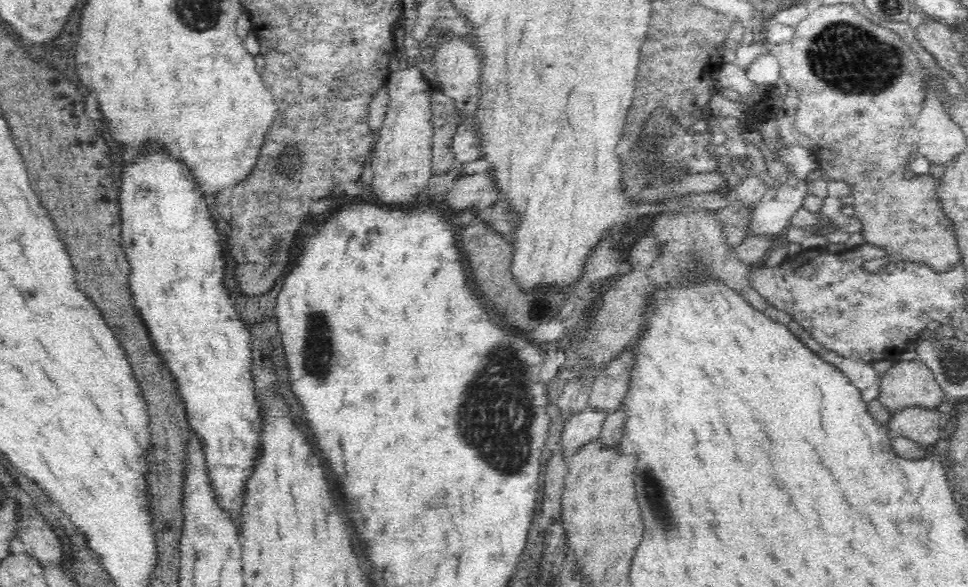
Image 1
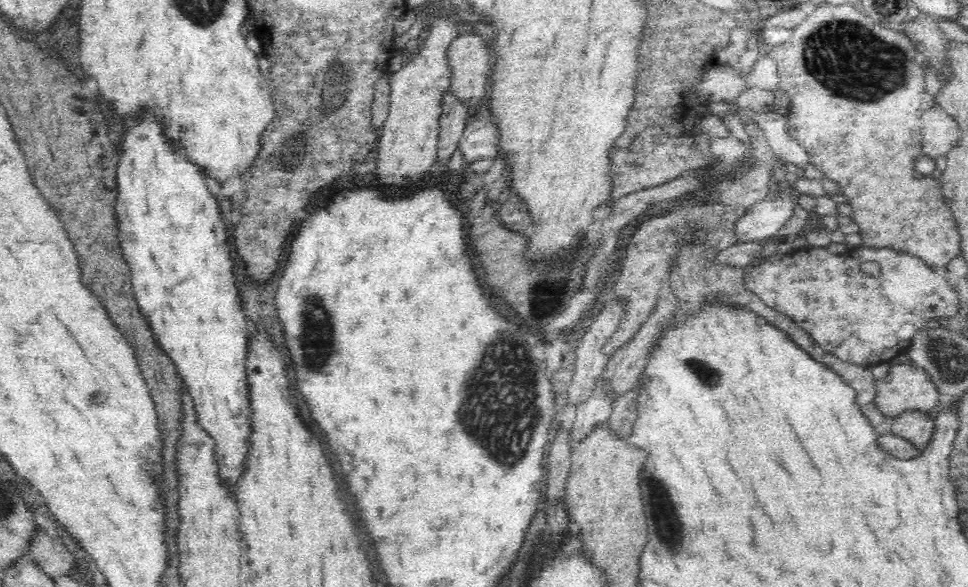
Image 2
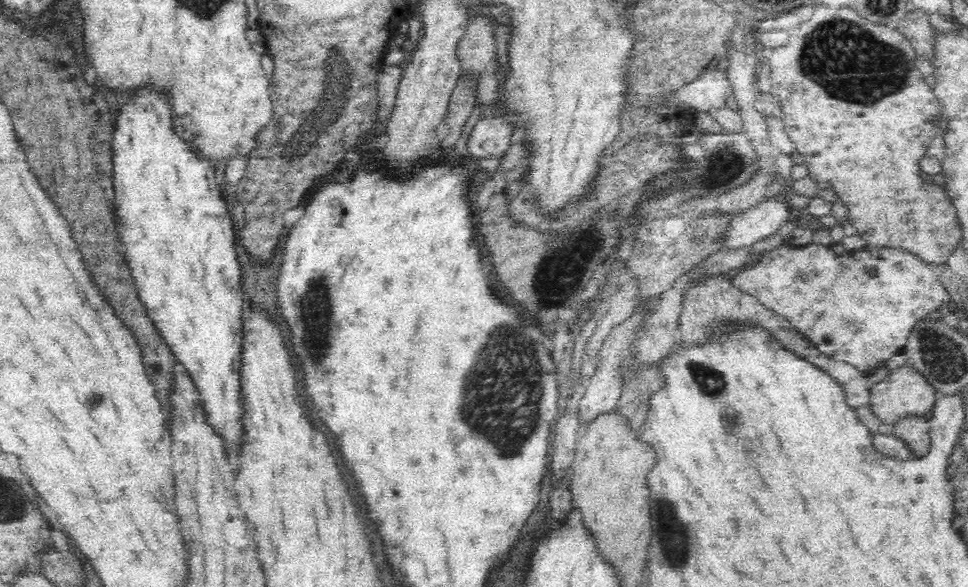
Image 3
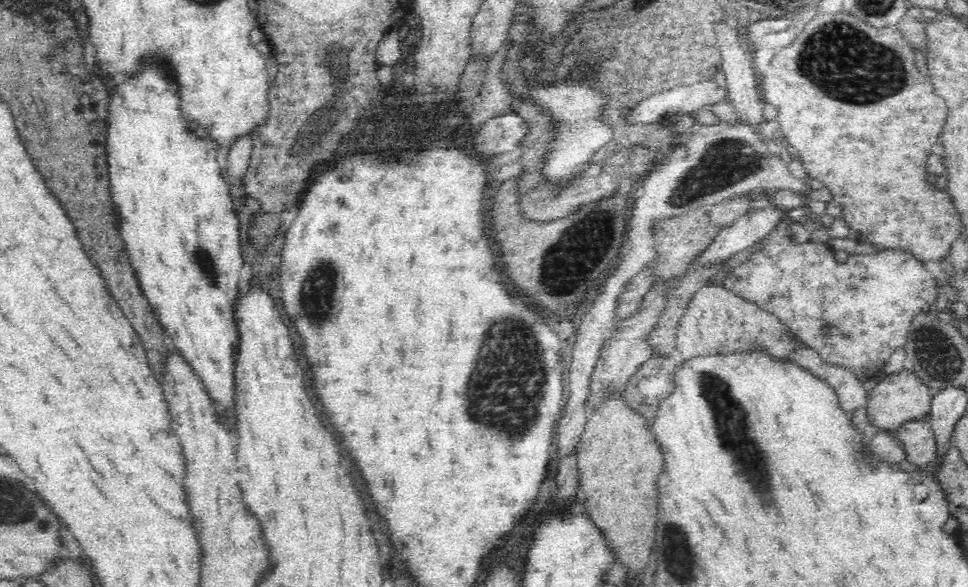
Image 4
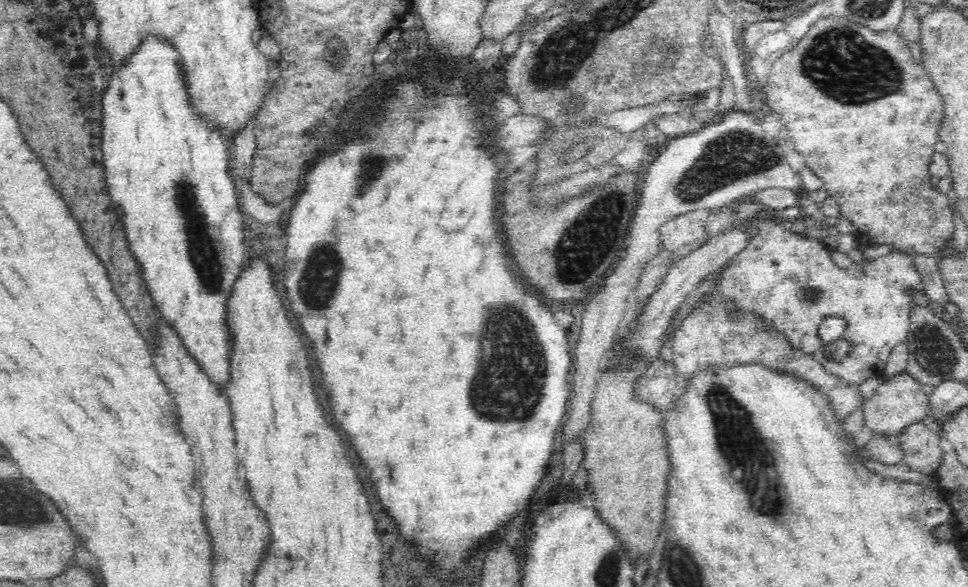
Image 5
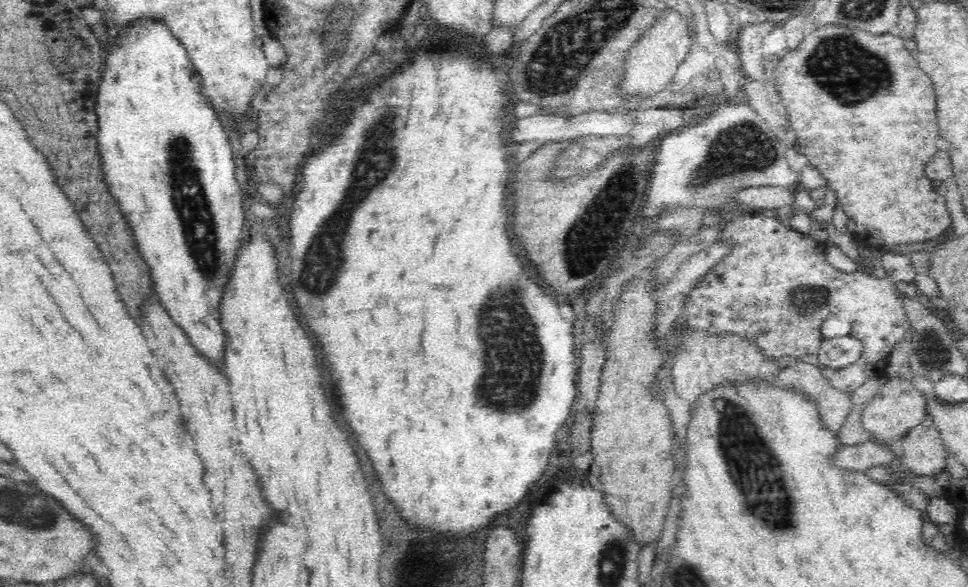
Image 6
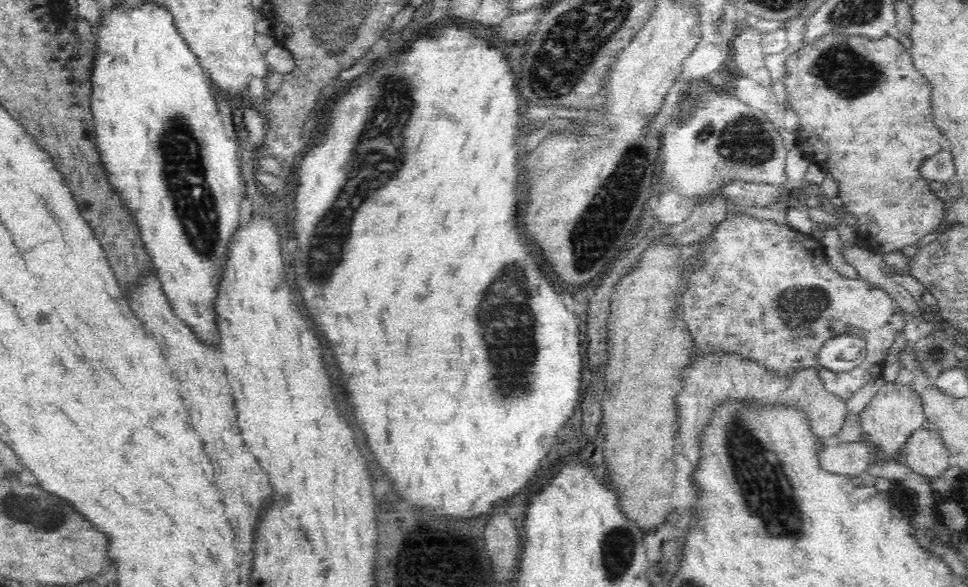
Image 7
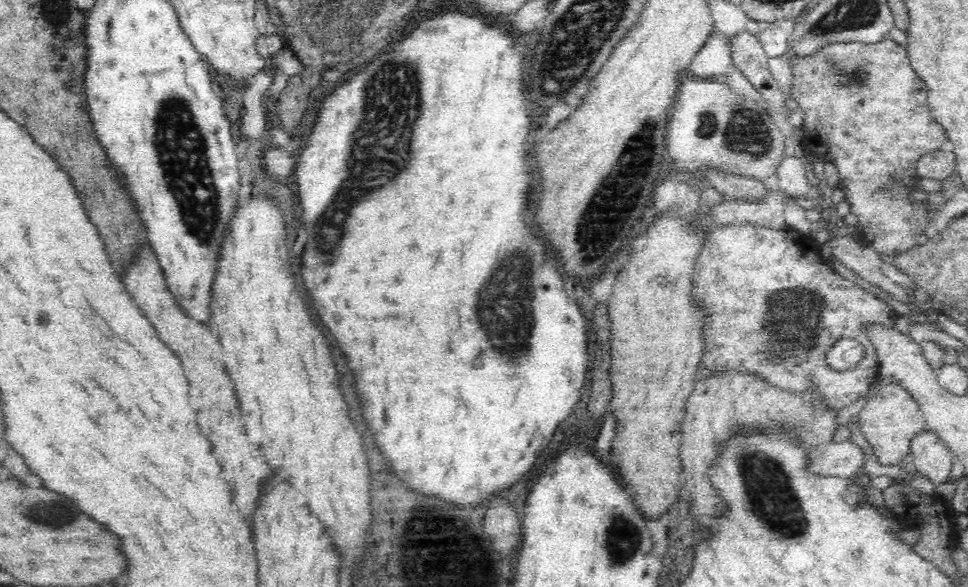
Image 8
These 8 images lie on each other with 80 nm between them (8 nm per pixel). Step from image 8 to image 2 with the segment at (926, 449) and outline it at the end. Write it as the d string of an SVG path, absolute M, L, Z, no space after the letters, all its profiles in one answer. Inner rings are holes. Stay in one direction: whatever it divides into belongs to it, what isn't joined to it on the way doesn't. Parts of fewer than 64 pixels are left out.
M905 410L892 419L892 434L914 443L924 452L935 439L935 418L926 411Z

